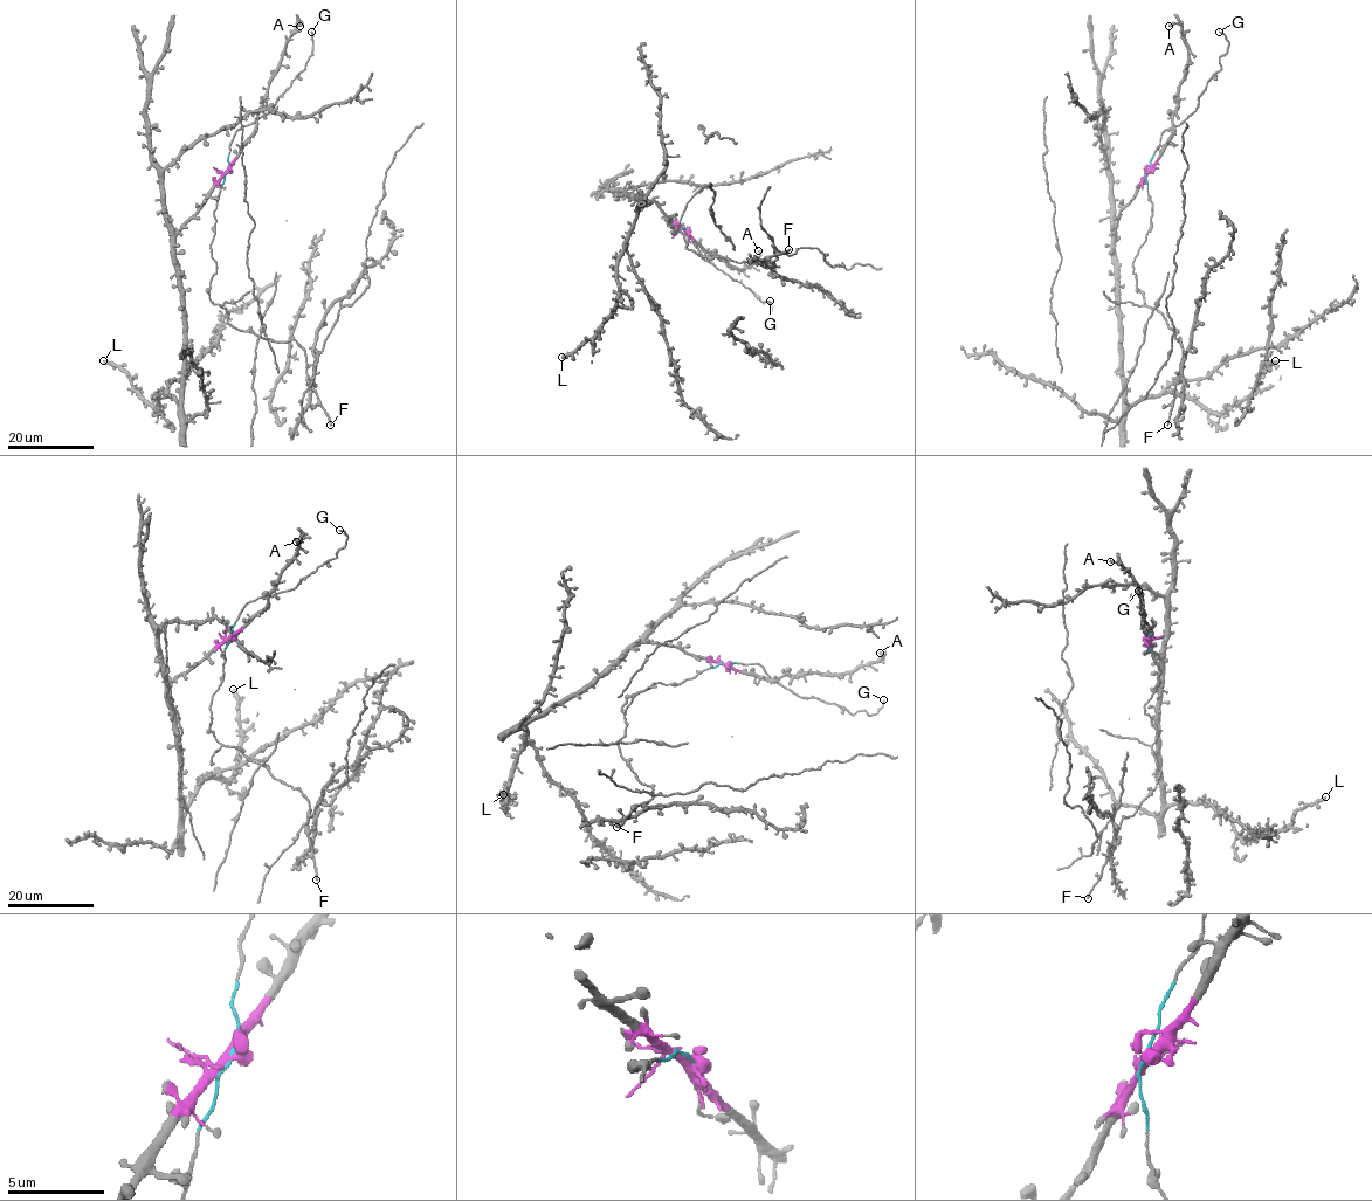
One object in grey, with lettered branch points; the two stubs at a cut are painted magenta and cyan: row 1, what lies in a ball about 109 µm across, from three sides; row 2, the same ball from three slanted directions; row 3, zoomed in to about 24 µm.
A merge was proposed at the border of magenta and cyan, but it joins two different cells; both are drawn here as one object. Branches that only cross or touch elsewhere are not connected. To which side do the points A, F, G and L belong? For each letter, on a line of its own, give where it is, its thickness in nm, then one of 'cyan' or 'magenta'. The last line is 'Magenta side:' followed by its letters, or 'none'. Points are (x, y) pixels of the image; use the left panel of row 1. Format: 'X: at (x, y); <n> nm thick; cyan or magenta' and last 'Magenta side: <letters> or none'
A: at (300, 26); 280 nm thick; magenta
F: at (330, 425); 180 nm thick; cyan
G: at (311, 32); 90 nm thick; cyan
L: at (103, 360); 440 nm thick; magenta
Magenta side: A, L

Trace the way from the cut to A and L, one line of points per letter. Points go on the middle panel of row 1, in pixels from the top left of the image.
A: (684, 228), (711, 254), (737, 269), (752, 264), (759, 257), (758, 252)
L: (684, 228), (654, 201), (633, 195), (642, 201), (618, 266), (615, 308), (592, 338), (562, 357)

